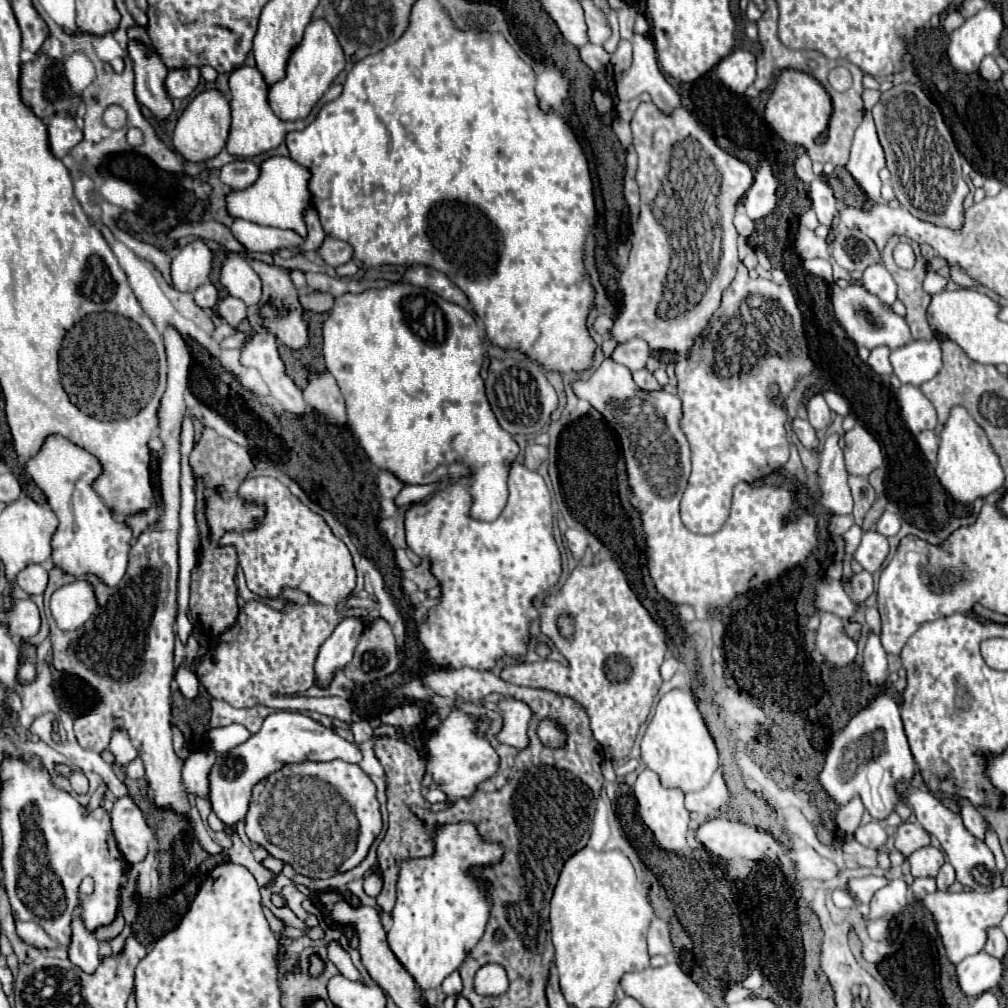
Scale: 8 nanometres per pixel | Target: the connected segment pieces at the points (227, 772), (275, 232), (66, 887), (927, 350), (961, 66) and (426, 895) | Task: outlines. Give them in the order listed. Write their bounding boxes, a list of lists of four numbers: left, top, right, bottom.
[[211,712,361,826],[231,220,305,252],[1,758,127,948],[891,340,941,386],[947,6,1003,74],[387,822,505,990]]

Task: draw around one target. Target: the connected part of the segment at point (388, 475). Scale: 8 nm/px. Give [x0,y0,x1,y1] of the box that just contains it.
[377,470,405,498]

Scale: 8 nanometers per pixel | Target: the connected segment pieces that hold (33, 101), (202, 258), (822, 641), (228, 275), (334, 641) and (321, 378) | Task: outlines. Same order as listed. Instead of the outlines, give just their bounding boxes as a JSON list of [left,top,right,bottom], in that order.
[[21,54,83,120],[171,240,213,292],[817,612,857,666],[221,252,261,306],[315,616,365,686],[303,370,347,424]]

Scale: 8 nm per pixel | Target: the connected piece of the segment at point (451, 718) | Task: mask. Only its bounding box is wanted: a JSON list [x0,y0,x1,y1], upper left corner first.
[425,710,499,804]

